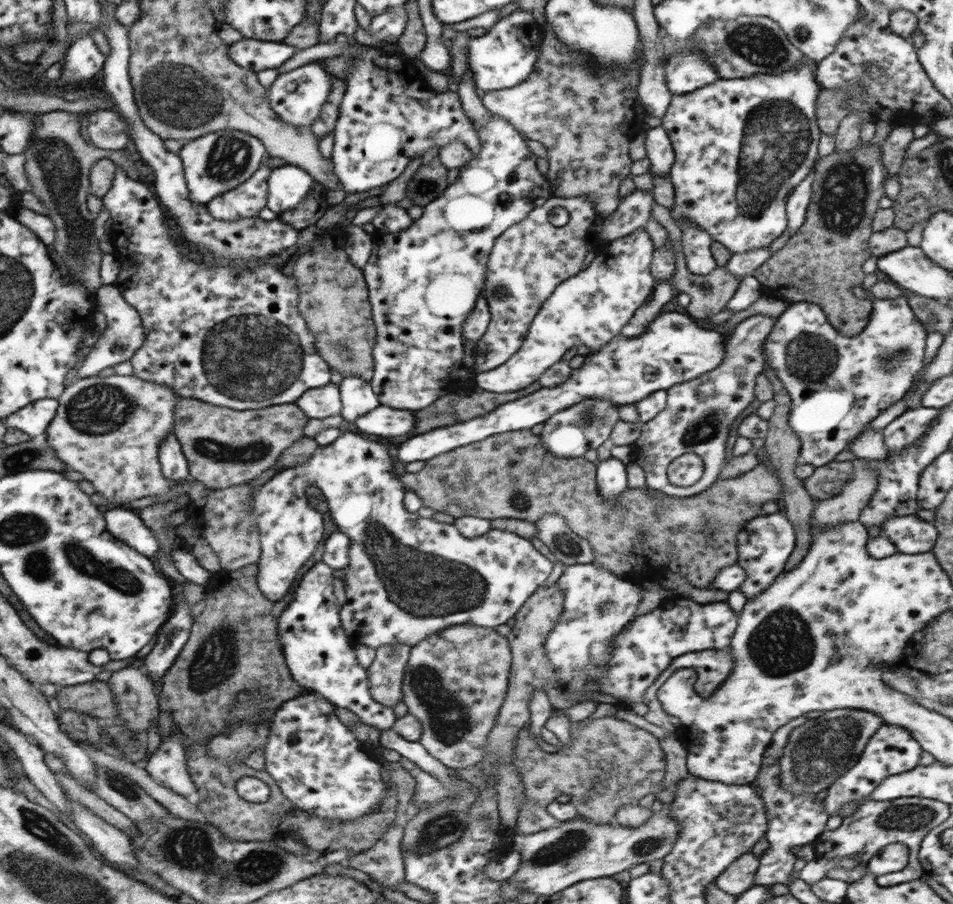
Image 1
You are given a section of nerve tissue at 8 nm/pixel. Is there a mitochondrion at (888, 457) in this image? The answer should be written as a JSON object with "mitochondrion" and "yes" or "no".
{"mitochondrion":"no"}

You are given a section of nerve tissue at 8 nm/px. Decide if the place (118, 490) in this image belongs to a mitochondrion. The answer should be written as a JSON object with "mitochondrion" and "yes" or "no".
{"mitochondrion":"no"}

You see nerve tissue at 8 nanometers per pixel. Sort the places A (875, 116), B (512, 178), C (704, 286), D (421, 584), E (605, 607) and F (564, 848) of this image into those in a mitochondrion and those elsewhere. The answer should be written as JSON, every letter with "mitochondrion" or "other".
{"A":"other","B":"other","C":"other","D":"mitochondrion","E":"mitochondrion","F":"mitochondrion"}

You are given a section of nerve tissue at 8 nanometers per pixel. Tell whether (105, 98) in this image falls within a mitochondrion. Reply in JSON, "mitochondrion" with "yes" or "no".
{"mitochondrion":"no"}

